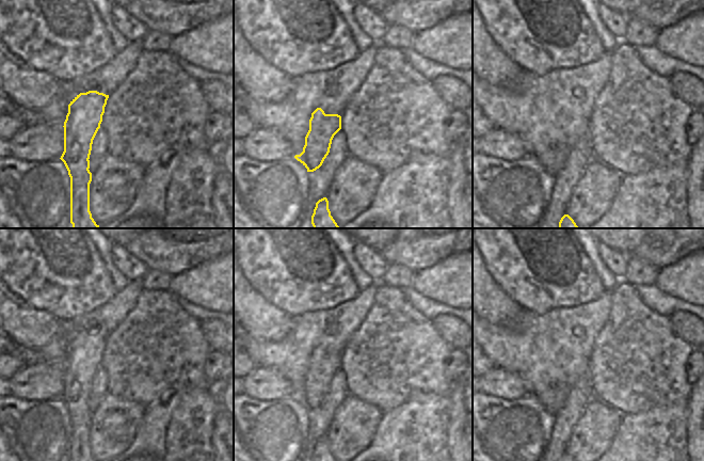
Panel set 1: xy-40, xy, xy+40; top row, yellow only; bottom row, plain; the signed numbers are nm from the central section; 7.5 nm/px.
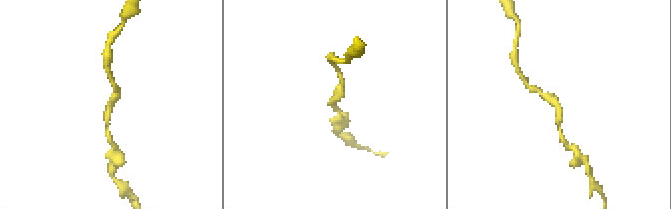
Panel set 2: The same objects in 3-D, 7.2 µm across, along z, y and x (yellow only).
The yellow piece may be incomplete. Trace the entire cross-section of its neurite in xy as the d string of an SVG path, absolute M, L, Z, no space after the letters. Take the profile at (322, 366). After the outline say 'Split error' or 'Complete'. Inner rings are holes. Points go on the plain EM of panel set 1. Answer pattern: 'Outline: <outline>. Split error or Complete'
Outline: M317 347L309 359L303 391L294 397L307 408L307 411L316 410L329 394L332 379L340 368L340 354L325 353L321 347Z. Complete.

